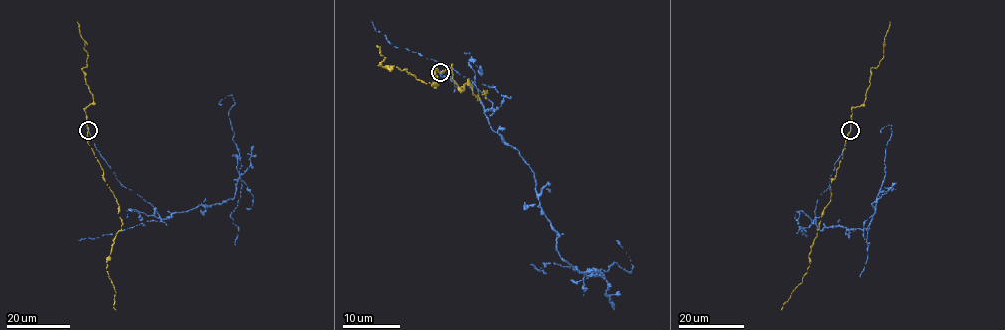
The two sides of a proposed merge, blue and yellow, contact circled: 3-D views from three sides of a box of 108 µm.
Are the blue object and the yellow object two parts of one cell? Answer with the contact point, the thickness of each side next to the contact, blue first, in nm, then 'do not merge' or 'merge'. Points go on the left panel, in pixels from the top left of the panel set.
place (88, 130); calibres 180 and 240 nm; do not merge

